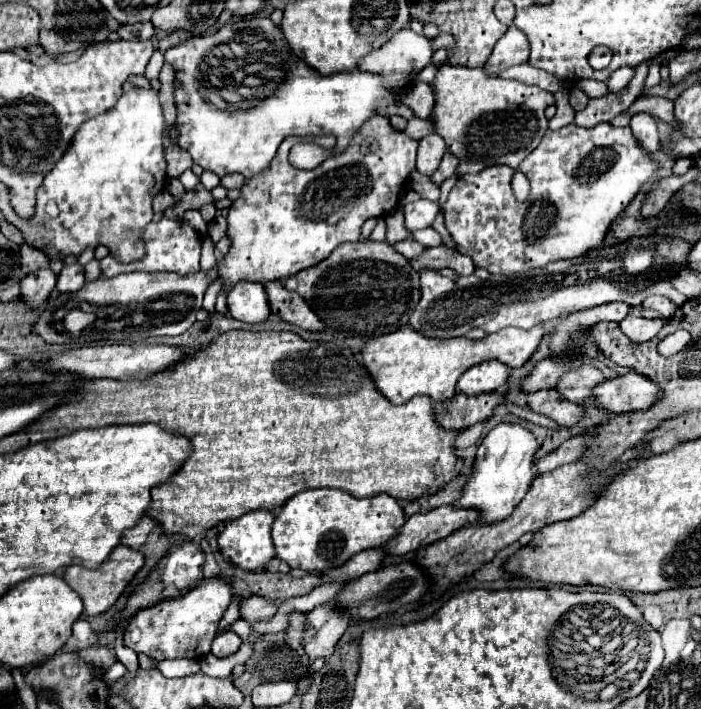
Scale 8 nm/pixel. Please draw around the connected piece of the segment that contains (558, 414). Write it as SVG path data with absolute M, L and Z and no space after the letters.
M556 389L530 393L526 403L532 411L536 411L536 413L540 413L540 415L544 415L564 427L576 425L584 415L584 409L580 405L574 405L574 403L562 399L562 395Z

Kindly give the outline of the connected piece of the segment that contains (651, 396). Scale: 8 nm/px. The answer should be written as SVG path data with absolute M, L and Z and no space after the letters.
M630 371L622 377L614 377L602 381L592 389L592 399L598 409L608 413L630 413L642 411L658 401L660 389L648 377L640 377L638 373Z

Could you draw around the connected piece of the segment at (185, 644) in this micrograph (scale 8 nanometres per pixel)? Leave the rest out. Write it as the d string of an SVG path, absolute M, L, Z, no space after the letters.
M204 579L198 587L186 591L180 599L160 601L154 607L138 611L124 629L122 643L136 653L146 653L154 661L162 659L200 659L210 653L210 645L218 633L218 623L232 601L232 587L226 579Z

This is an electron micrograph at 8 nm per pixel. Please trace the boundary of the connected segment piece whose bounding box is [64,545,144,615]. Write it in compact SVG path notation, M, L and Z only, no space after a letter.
M118 545L118 547L110 553L108 561L104 561L104 563L102 563L100 567L96 567L96 569L84 569L84 567L80 567L80 565L70 565L70 567L66 567L64 579L66 579L66 583L68 583L74 591L80 593L80 597L82 597L82 601L84 601L84 613L86 613L86 615L100 615L100 613L104 613L106 609L110 609L110 607L116 603L116 599L122 595L124 587L130 583L130 579L136 575L136 571L138 571L142 565L144 565L144 557L142 557L140 551L128 549L128 547L124 547L124 545Z

